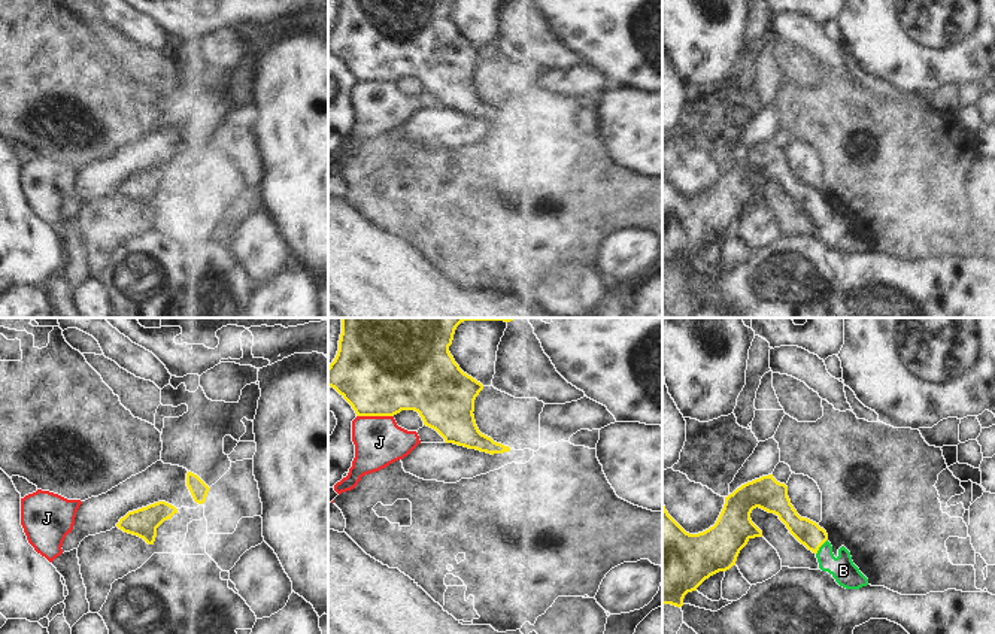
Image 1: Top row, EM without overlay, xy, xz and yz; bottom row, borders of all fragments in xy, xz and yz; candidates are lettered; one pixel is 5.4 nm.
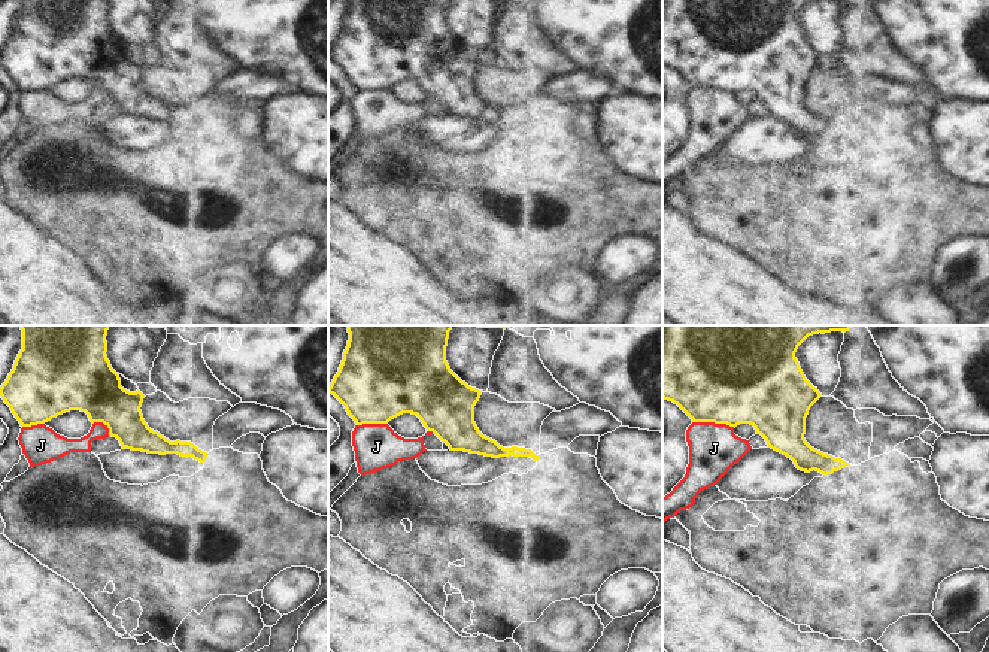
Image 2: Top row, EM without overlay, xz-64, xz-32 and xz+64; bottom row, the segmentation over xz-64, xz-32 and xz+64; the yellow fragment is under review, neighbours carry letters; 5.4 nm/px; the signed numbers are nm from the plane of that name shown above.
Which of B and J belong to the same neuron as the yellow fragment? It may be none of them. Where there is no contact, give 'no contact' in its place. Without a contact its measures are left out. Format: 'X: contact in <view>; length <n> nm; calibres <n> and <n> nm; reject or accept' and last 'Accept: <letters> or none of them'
B: contact in yz; length 110 nm; calibres 140 and 140 nm; accept
J: contact in xz; length 200 nm; calibres 500 and 260 nm; reject
Accept: B

